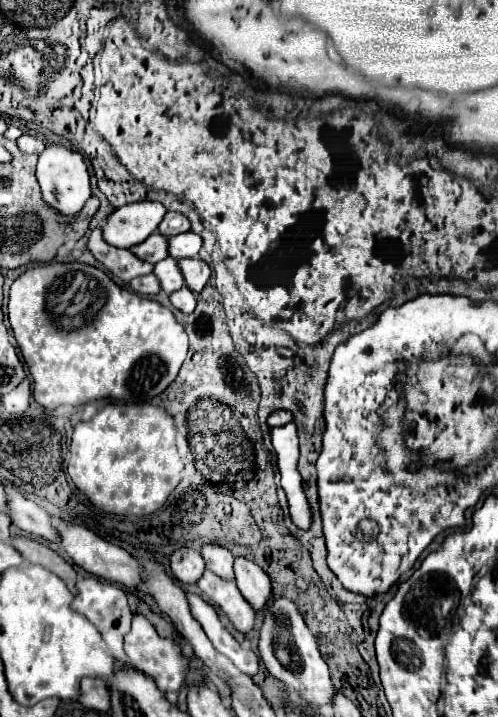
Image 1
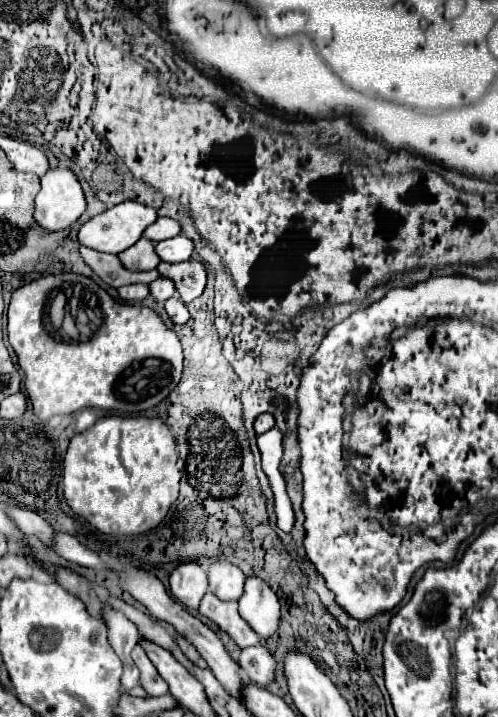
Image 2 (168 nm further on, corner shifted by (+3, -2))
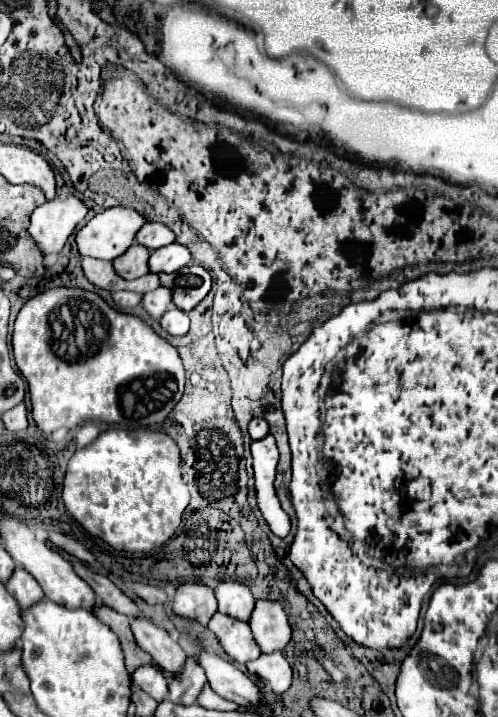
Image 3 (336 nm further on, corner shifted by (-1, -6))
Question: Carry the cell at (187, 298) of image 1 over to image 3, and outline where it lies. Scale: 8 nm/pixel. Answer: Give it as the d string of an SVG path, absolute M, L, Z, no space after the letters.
M171 307L163 317L161 317L161 327L169 335L185 335L189 331L189 317L185 311Z

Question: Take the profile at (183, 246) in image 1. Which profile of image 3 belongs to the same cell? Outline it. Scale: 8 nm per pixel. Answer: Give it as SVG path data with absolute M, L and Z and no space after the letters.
M171 243L167 247L151 251L149 269L151 273L175 273L191 263L191 253L181 243Z

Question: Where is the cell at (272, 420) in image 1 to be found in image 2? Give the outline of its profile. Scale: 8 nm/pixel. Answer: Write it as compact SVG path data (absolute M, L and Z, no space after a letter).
M259 415L255 419L253 427L255 427L255 433L265 433L265 431L269 431L269 429L275 427L275 419L271 415Z

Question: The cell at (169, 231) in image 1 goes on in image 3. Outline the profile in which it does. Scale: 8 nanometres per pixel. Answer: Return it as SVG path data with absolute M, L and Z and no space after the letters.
M145 223L145 227L141 227L141 231L137 233L135 241L145 245L147 249L159 249L171 245L175 241L175 233L163 223Z

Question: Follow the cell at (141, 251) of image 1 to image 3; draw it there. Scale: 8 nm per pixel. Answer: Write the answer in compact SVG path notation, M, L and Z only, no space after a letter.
M135 243L133 247L129 247L125 255L113 259L113 267L123 279L137 279L149 273L147 261L149 261L149 249Z

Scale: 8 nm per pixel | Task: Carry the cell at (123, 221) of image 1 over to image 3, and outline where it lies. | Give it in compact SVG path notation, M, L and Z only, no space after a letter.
M111 207L97 213L79 233L77 247L81 255L113 261L123 255L135 241L137 231L147 219L131 207Z

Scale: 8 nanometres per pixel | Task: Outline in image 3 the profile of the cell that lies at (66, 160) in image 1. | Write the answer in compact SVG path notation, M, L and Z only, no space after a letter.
M55 197L33 211L29 235L35 239L45 255L59 253L85 215L87 205L79 197Z

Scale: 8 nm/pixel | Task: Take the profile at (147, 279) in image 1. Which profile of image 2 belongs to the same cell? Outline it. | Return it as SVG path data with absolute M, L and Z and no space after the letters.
M125 285L117 293L123 301L143 301L149 295L149 285Z

